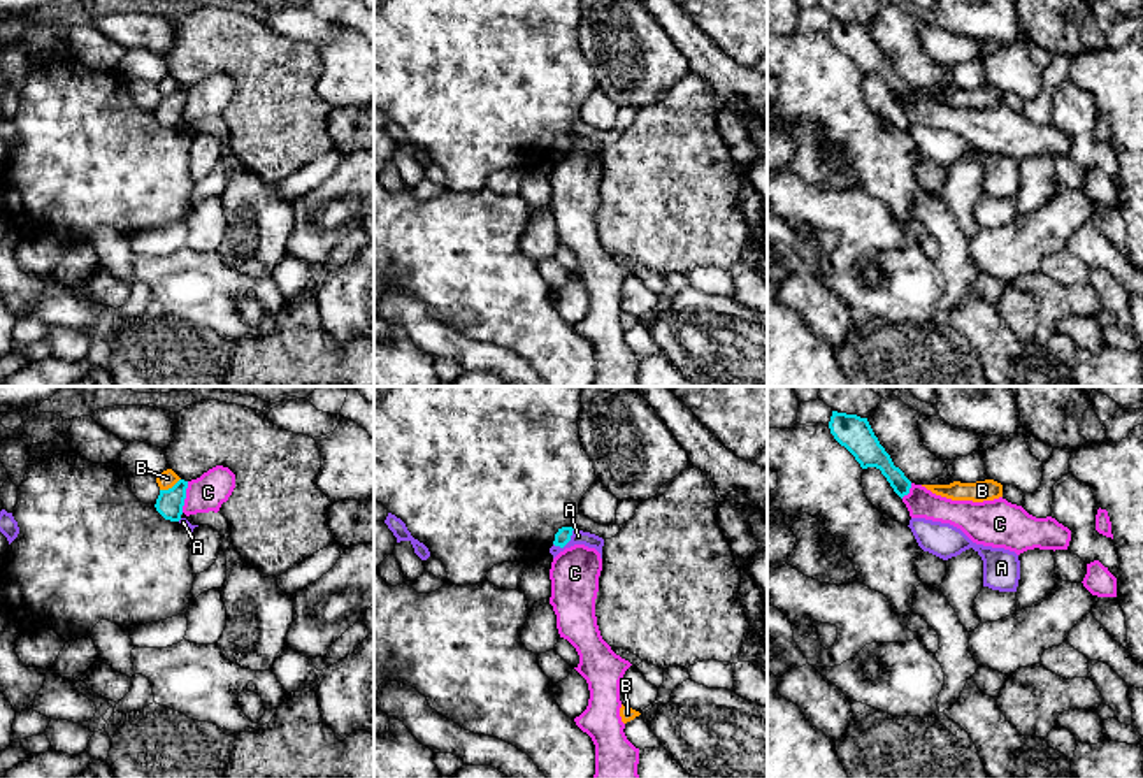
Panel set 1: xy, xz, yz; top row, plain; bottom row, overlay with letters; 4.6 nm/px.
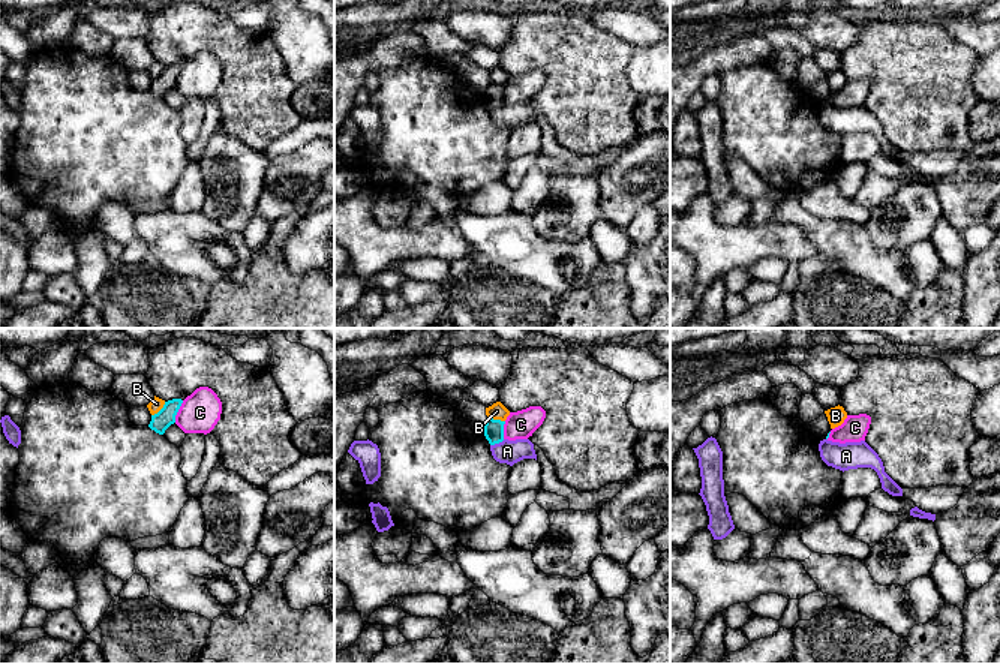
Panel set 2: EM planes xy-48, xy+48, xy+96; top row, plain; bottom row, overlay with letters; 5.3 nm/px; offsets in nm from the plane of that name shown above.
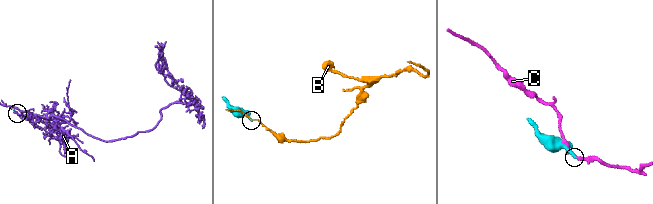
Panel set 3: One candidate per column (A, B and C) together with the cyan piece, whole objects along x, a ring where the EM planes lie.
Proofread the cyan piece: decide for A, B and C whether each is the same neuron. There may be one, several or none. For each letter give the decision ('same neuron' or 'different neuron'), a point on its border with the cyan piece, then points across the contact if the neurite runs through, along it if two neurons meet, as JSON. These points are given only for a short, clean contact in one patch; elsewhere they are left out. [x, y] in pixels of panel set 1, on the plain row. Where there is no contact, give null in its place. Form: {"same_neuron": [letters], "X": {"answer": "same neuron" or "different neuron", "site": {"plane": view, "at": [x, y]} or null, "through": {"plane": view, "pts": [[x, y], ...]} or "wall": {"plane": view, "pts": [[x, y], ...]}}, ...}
{"same_neuron": [], "A": {"answer": "different neuron", "site": {"plane": "xz", "at": [566, 150]}, "wall": {"plane": "xz", "pts": [[575, 136], [562, 153], [553, 151]]}}, "B": {"answer": "different neuron", "site": {"plane": "xy", "at": [169, 95]}}, "C": {"answer": "different neuron", "site": {"plane": "xy", "at": [185, 104]}}}

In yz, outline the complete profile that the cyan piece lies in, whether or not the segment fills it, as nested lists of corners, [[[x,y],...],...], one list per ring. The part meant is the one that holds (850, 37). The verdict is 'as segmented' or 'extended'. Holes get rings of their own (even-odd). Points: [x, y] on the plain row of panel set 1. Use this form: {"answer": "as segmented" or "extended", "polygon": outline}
{"answer": "as segmented", "polygon": [[[832,18],[829,35],[834,46],[855,63],[862,76],[880,76],[901,105],[909,100],[911,88],[894,72],[867,25]]]}

